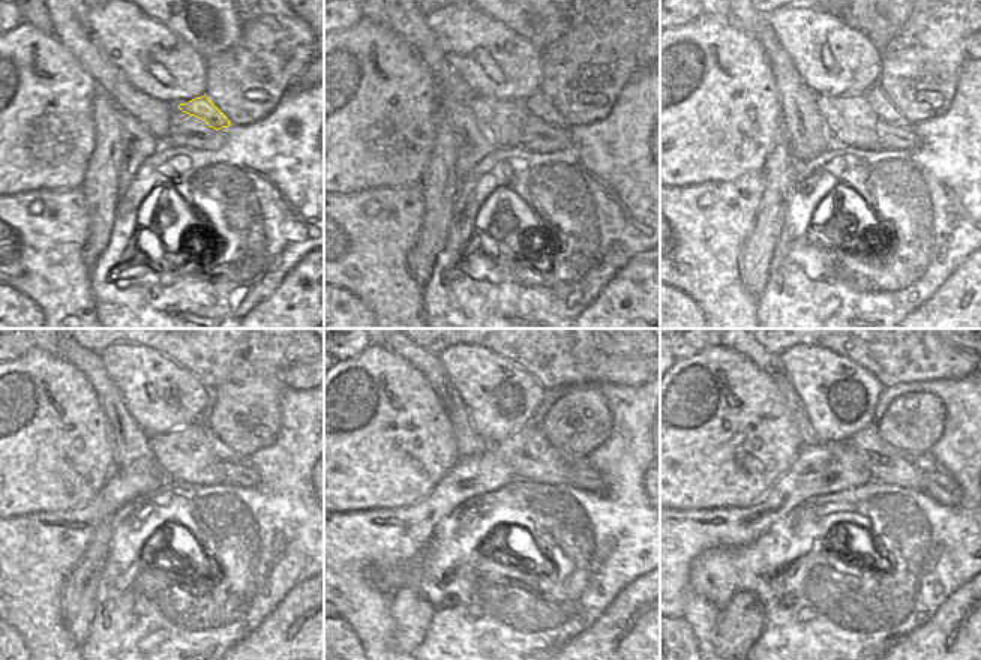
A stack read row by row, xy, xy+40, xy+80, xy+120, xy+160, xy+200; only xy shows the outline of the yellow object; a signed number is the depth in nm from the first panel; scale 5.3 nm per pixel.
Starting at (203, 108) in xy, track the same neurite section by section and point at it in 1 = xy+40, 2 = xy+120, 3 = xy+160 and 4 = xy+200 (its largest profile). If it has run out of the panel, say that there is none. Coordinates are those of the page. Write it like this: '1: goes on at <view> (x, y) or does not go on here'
1: goes on at xy+40 (537, 105)
2: goes on at xy+120 (225, 455)
3: goes on at xy+160 (582, 462)
4: goes on at xy+200 (924, 462)

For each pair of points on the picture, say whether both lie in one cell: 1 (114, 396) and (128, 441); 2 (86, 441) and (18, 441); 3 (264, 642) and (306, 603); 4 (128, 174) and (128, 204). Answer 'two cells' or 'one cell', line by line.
1: one cell
2: one cell
3: one cell
4: two cells

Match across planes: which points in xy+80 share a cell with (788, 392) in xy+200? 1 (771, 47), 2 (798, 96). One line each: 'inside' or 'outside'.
1: inside
2: inside

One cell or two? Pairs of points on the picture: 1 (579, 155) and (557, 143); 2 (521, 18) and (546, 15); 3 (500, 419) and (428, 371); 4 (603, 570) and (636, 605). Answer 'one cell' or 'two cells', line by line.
1: two cells
2: one cell
3: two cells
4: two cells

